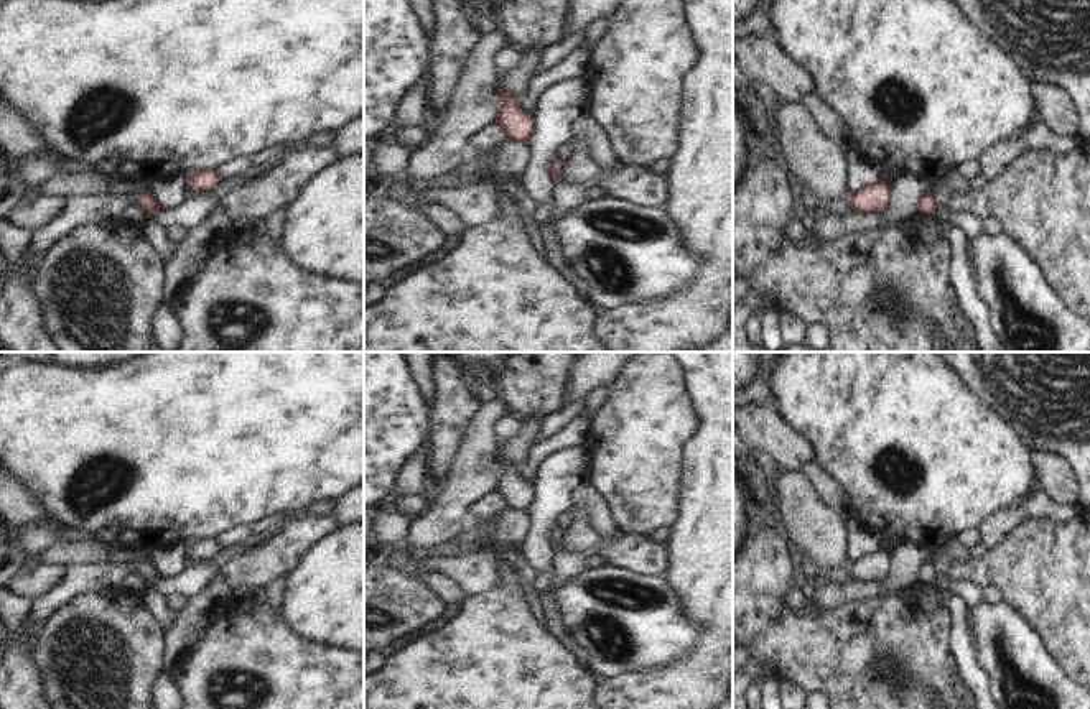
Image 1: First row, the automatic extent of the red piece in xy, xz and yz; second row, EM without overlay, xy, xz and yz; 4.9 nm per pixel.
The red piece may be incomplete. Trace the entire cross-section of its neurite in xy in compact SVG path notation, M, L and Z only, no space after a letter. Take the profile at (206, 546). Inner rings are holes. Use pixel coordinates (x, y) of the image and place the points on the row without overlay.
M201 538L191 546L188 546L188 558L189 561L196 561L201 558L214 558L221 546L221 538Z

